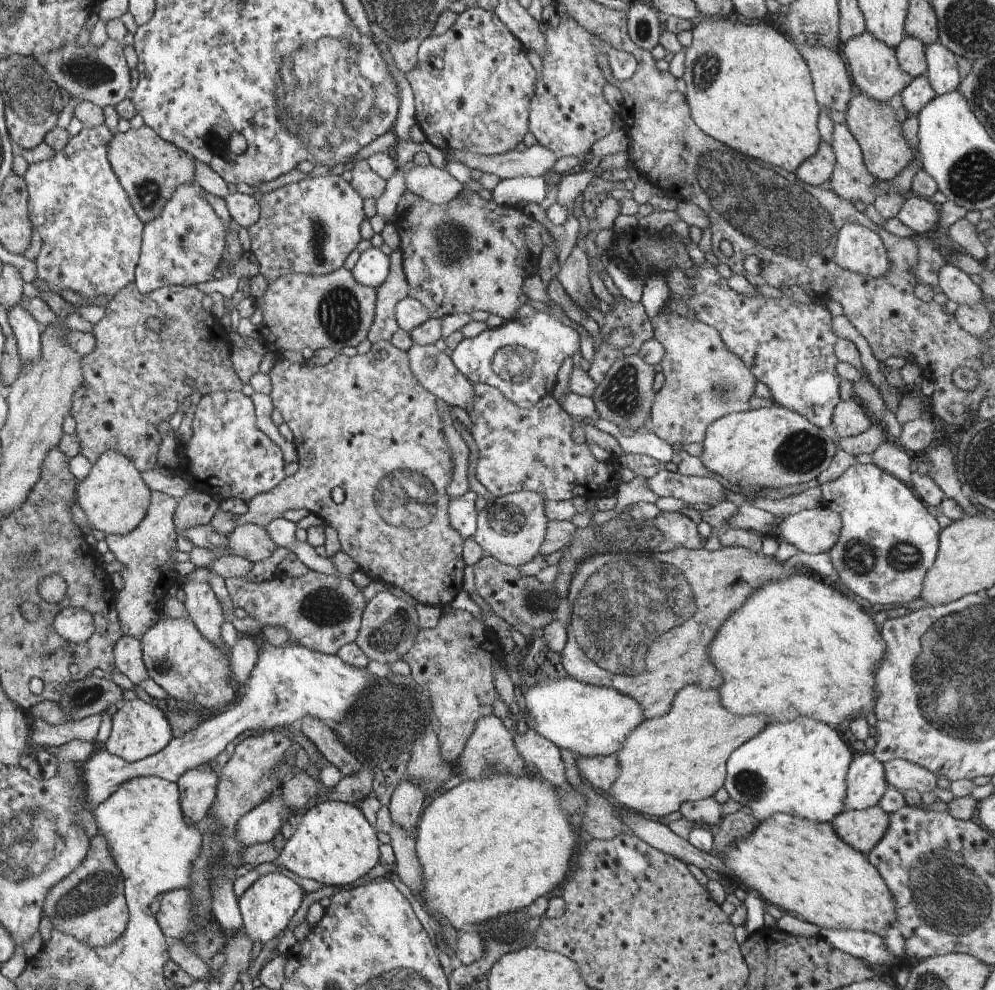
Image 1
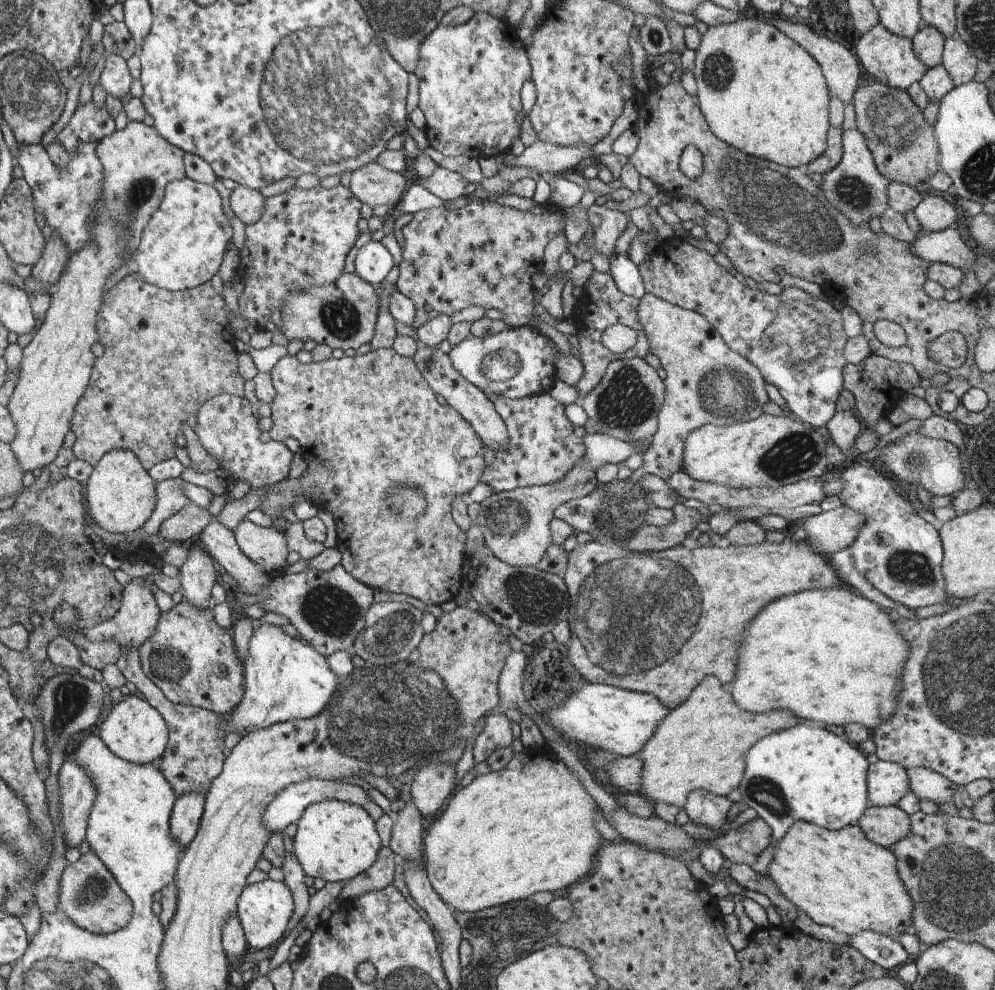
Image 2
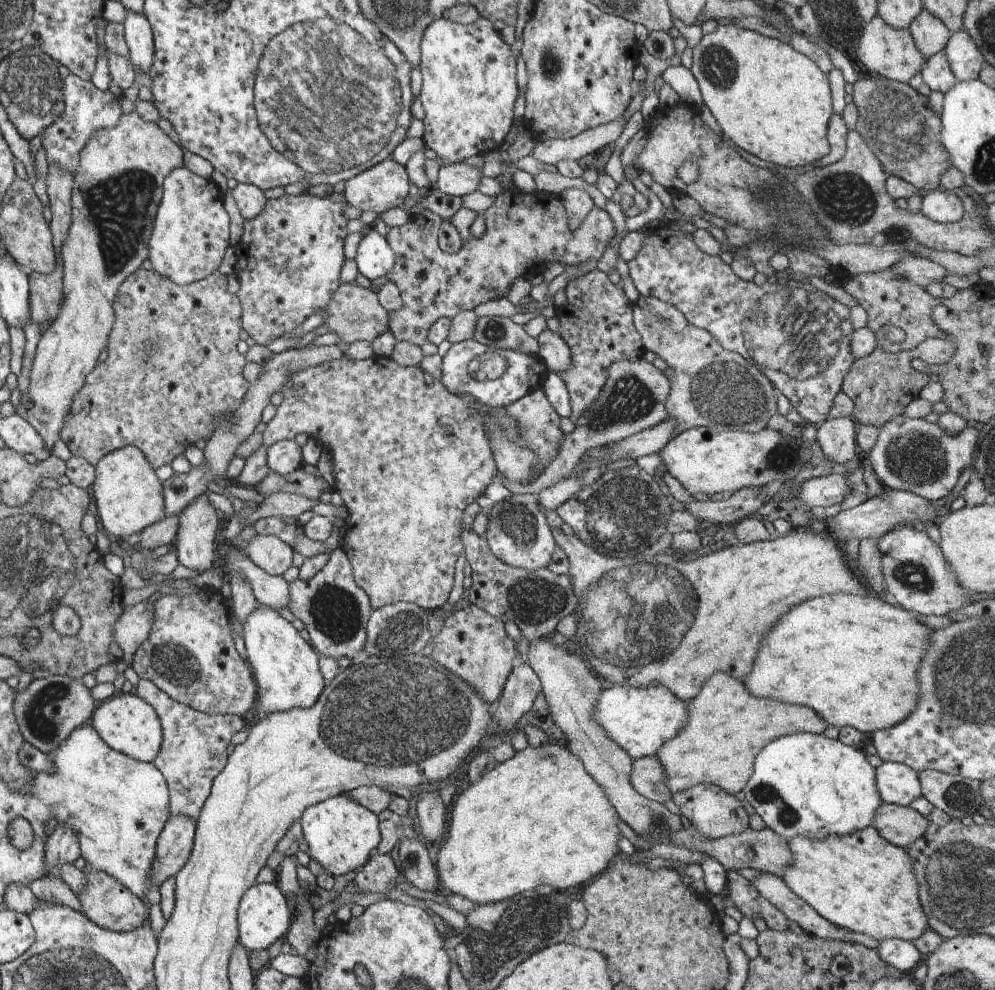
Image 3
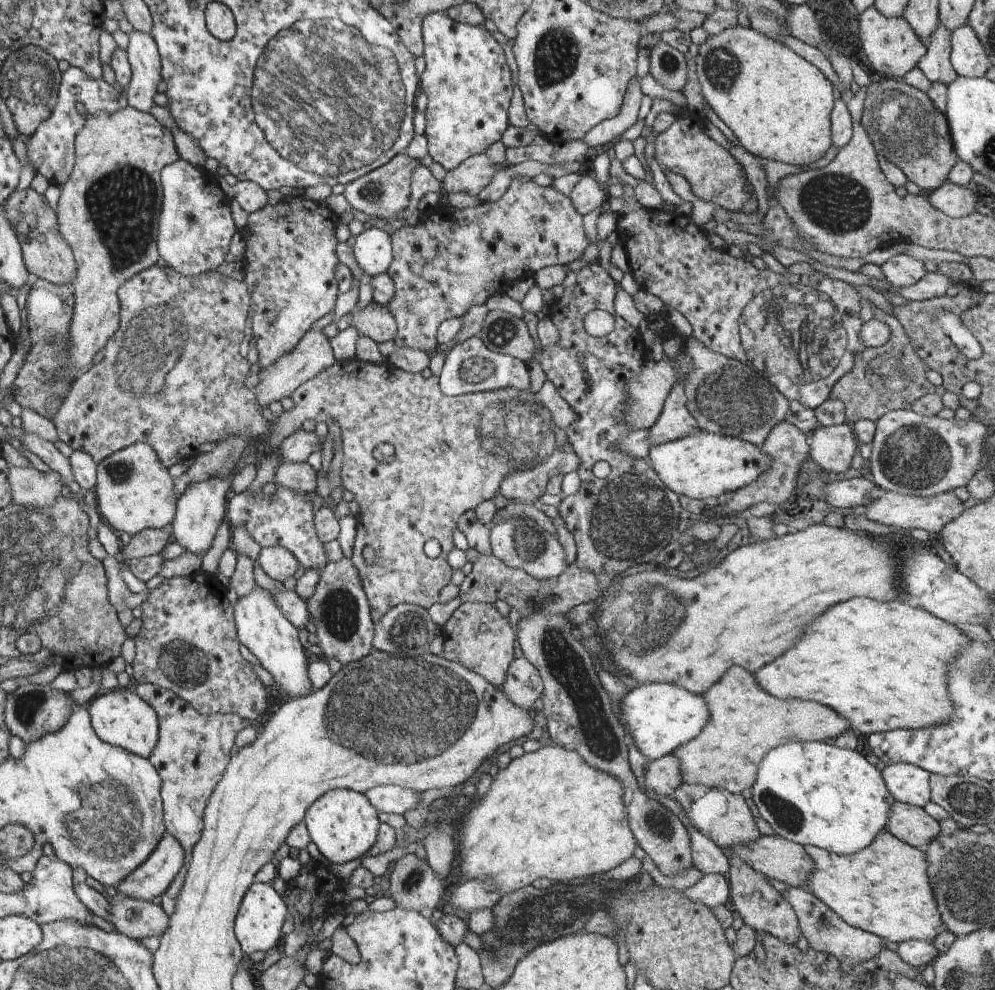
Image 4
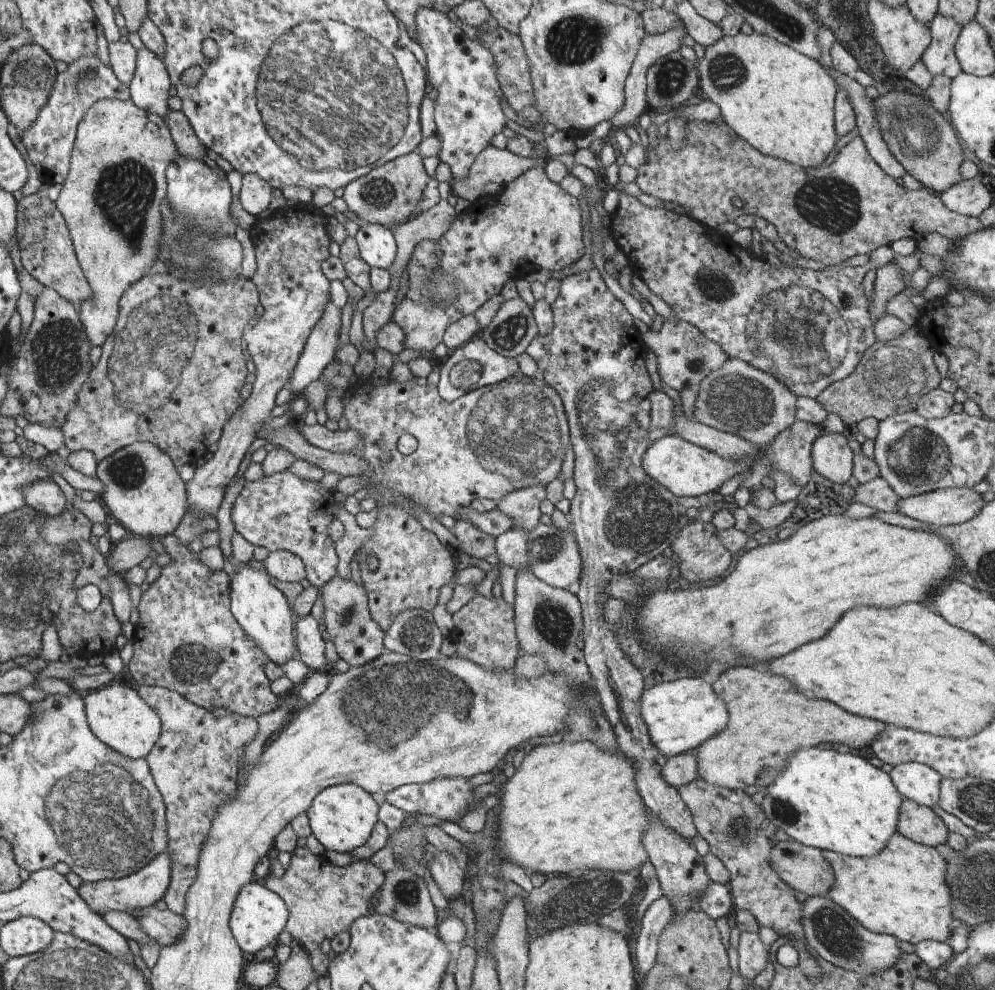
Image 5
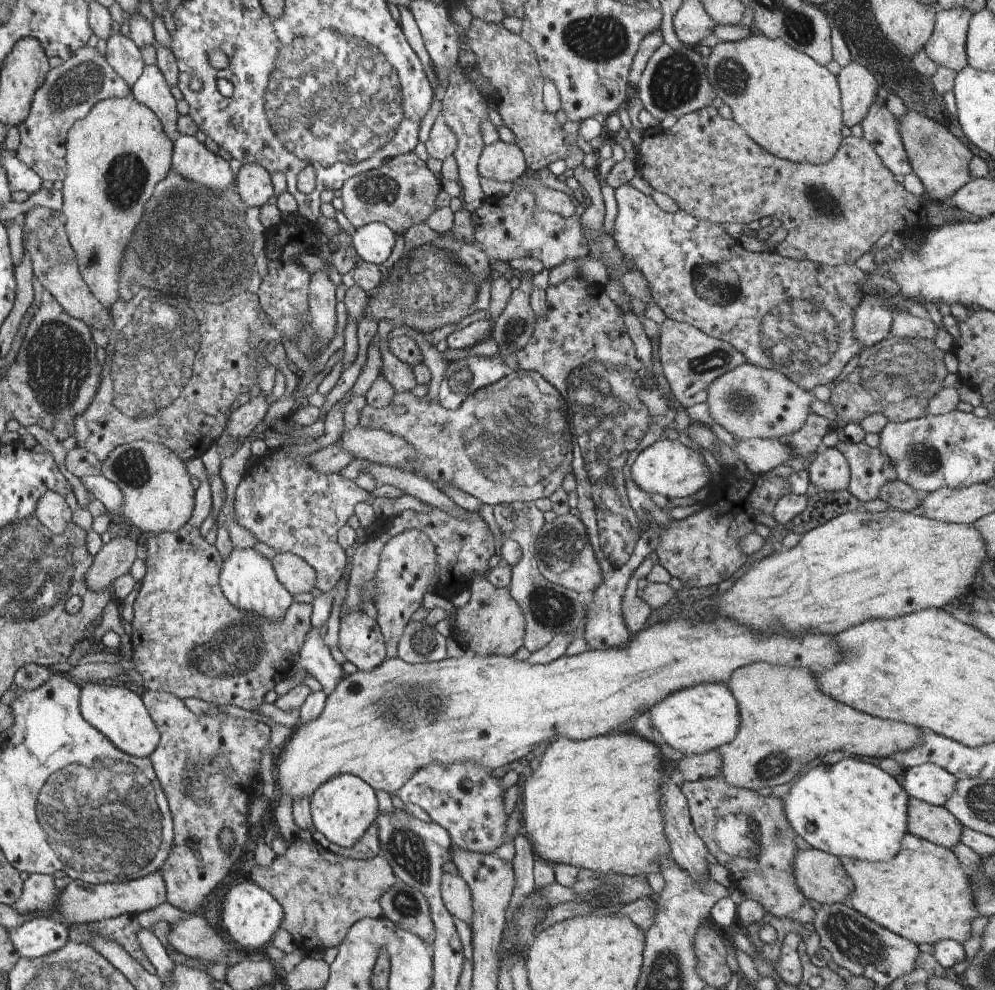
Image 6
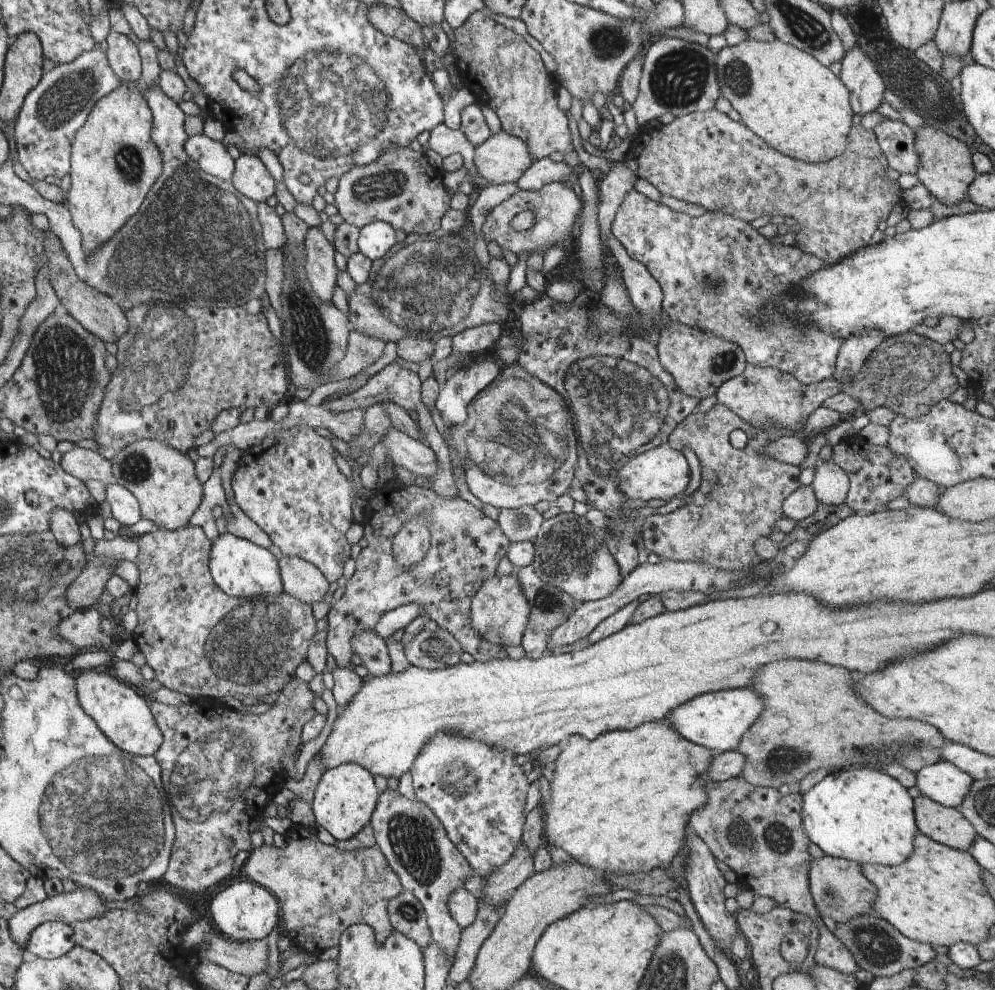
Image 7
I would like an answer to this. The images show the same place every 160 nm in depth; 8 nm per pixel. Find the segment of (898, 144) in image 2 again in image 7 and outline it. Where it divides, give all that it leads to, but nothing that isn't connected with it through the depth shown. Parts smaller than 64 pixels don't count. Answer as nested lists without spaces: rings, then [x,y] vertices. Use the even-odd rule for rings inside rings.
[[[926,125],[916,131],[915,147],[920,159],[917,172],[919,182],[924,184],[942,204],[954,206],[965,200],[969,186],[977,175],[973,167],[973,155],[966,144],[944,131]]]

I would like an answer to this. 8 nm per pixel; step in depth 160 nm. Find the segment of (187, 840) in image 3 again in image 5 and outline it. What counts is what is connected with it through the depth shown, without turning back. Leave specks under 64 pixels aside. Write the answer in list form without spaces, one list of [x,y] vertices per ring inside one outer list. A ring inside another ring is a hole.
[[[164,852],[157,856],[150,864],[136,871],[132,875],[121,879],[102,879],[94,882],[82,882],[77,891],[86,901],[92,911],[104,915],[107,912],[122,911],[125,913],[132,910],[142,910],[146,906],[153,906],[165,898],[169,883],[172,882],[172,864],[168,853]]]

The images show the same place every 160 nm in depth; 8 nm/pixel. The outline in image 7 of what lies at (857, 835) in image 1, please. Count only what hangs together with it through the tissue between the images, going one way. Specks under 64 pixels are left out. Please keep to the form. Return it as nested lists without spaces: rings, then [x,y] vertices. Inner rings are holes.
[[[924,795],[913,800],[913,807],[918,832],[928,836],[933,841],[953,849],[968,851],[978,836],[975,826],[956,807],[945,807],[943,804]]]

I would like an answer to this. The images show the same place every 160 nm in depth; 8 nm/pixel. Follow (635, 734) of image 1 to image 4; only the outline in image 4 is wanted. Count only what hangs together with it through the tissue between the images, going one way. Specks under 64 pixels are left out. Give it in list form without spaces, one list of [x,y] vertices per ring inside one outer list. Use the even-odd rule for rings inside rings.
[[[734,665],[726,670],[718,682],[703,693],[709,708],[707,724],[696,738],[674,749],[673,752],[681,764],[684,783],[706,785],[710,788],[726,789],[731,793],[741,793],[753,786],[762,759],[773,748],[793,742],[830,740],[852,730],[847,718],[838,716],[838,712],[832,712],[832,708],[826,708],[824,704],[806,699],[780,700],[780,698],[770,696],[758,686],[755,674]]]

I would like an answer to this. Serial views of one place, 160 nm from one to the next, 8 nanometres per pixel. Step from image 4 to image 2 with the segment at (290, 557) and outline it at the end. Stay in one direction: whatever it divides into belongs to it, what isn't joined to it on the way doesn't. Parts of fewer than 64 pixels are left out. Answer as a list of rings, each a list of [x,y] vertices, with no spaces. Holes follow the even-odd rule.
[[[240,521],[233,529],[240,549],[250,560],[259,565],[269,576],[283,572],[290,554],[284,531],[261,527],[250,521]]]

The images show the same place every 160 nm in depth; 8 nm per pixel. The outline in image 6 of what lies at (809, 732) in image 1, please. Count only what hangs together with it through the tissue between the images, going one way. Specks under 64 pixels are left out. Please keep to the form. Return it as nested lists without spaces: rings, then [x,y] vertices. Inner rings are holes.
[[[846,756],[836,764],[820,764],[800,774],[788,793],[782,798],[786,820],[795,834],[804,839],[812,849],[817,849],[838,858],[847,857],[868,862],[892,860],[901,848],[900,842],[907,834],[909,796],[896,778],[879,766]]]

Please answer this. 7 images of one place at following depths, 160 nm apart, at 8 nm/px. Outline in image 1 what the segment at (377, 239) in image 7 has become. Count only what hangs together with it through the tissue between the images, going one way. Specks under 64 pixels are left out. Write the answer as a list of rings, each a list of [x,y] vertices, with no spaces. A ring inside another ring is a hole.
[[[371,247],[359,255],[351,272],[359,284],[376,288],[384,283],[389,271],[389,256],[386,256],[380,248]]]

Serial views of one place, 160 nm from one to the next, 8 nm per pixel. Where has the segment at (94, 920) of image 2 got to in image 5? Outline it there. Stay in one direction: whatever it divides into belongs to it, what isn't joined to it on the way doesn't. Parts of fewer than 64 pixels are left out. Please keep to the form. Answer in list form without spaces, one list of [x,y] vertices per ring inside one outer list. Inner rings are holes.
[[[156,907],[137,918],[137,921],[141,924],[141,929],[162,947],[176,943],[189,927],[184,915],[170,910],[160,911]]]

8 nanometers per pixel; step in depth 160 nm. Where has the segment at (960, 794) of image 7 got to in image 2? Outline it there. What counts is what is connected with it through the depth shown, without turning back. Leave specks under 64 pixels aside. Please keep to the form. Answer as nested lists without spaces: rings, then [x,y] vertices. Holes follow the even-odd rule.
[[[880,760],[869,765],[867,795],[870,806],[896,805],[901,797],[910,792],[909,776],[903,766]]]

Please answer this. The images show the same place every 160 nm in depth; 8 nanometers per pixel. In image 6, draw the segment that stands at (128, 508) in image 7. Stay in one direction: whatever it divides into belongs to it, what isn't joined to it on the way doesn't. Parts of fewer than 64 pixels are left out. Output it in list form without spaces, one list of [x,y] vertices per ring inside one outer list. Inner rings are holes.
[[[82,476],[82,485],[88,492],[92,493],[96,500],[106,507],[106,511],[115,520],[121,519],[124,496],[120,488],[104,478],[104,476]]]

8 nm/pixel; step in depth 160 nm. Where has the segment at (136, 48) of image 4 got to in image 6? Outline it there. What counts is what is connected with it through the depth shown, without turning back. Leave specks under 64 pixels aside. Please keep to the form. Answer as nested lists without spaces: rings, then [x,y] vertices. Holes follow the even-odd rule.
[[[145,66],[144,75],[132,86],[132,94],[141,104],[148,106],[160,118],[170,140],[176,141],[181,135],[177,130],[180,115],[177,112],[177,101],[170,92],[171,85],[162,70],[156,66]]]

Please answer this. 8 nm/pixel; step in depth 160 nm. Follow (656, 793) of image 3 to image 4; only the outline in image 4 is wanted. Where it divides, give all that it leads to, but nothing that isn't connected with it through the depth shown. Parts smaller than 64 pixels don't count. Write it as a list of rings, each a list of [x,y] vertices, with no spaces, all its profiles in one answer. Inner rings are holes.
[[[674,753],[650,761],[643,776],[643,786],[647,788],[646,791],[654,791],[669,797],[673,796],[682,782],[681,764]]]

